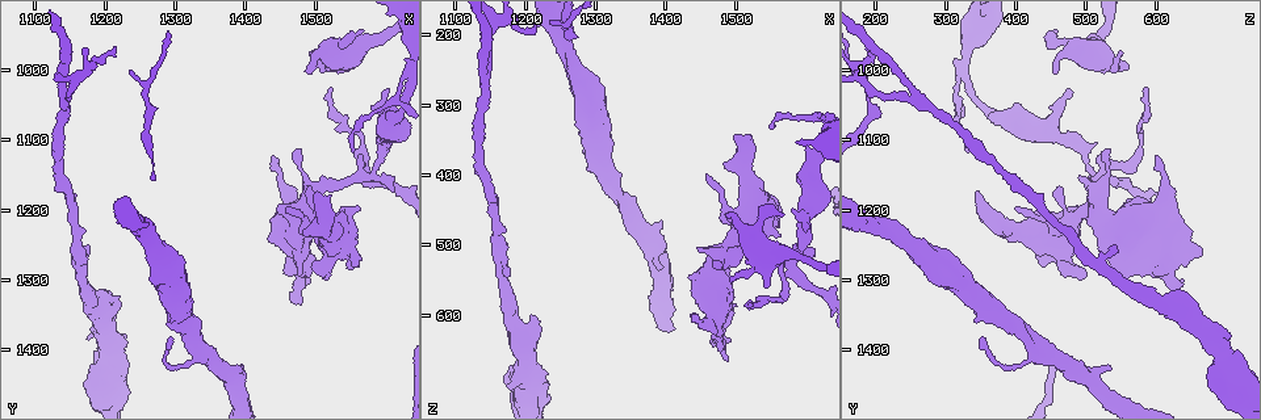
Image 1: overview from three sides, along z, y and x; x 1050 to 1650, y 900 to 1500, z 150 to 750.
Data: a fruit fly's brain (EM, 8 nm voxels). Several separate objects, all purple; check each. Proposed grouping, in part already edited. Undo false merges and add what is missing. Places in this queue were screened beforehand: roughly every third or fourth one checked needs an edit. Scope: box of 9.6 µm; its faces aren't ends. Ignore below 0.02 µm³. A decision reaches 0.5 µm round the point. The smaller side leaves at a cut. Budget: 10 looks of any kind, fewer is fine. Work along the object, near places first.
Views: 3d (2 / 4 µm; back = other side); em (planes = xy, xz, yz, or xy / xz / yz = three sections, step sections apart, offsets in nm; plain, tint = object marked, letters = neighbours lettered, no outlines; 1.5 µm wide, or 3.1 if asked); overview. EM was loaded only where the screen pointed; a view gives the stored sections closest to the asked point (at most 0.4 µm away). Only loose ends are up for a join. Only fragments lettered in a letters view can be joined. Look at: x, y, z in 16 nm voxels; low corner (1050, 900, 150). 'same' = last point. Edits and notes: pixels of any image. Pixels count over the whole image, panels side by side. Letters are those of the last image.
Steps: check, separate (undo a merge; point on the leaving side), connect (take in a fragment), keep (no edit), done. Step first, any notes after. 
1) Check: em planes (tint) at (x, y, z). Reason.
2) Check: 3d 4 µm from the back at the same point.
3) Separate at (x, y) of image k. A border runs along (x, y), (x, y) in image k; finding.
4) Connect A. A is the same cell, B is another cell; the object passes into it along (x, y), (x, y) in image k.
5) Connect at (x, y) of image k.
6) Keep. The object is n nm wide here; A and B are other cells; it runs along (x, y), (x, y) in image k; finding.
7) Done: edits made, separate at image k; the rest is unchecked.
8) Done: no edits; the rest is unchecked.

Check: em yz step 4 (letters) at (1465, 1335, 645). Free end.

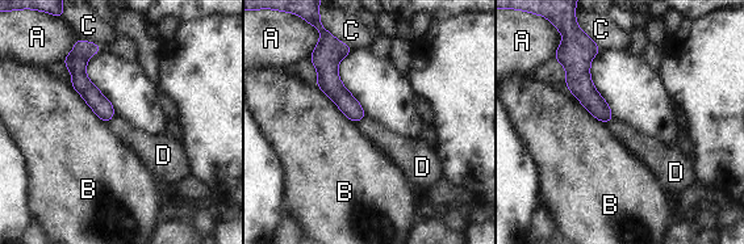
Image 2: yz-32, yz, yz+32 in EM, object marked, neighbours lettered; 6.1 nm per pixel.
Keep. A, B, C and D are other cells; it runs along (84, 55), (80, 83), (107, 117) in image 2; no lettered fragment goes on from it.

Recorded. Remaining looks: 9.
Check: em planes (tint) at (1555, 1115, 330). Tapers out.

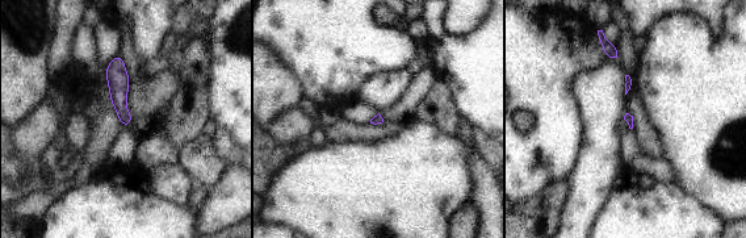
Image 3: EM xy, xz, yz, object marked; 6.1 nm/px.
Check: em planes (letters) at the same point.

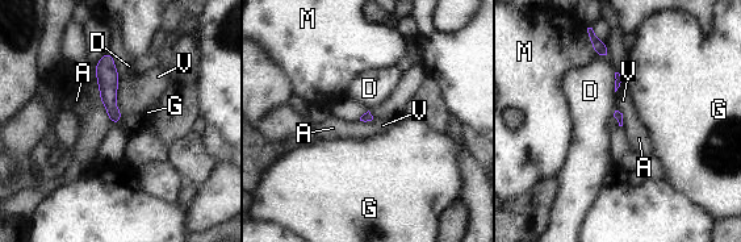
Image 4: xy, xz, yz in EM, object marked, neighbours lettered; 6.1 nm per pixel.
Keep. A, D, G, M and V are other cells; a border runs along (622, 113), (623, 125) in image 4; none of them fits.

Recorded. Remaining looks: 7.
Check: 3d 4 µm at (1600, 1115, 495). Thick turns thin.

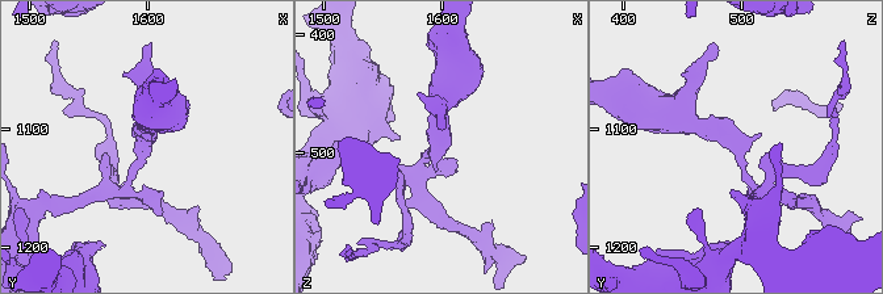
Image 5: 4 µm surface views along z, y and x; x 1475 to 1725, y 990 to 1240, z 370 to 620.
Check: em planes (letters) at (1596, 1110, 496).

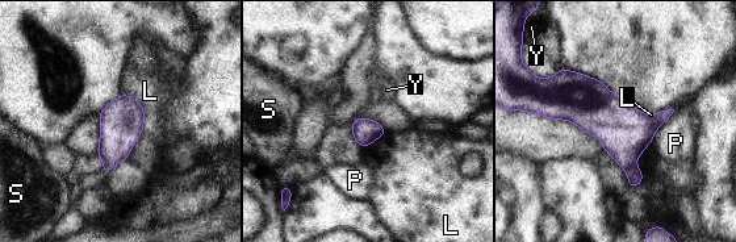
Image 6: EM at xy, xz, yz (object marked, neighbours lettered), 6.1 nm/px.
Separate at (624, 132) of image 6. The longest contact is with L, 280 nm; L, P, S and Y are other cells; a border runs along (635, 162), (626, 170) in image 6; two neurons meet here.

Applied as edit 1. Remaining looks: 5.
Check: overview. Redraw.

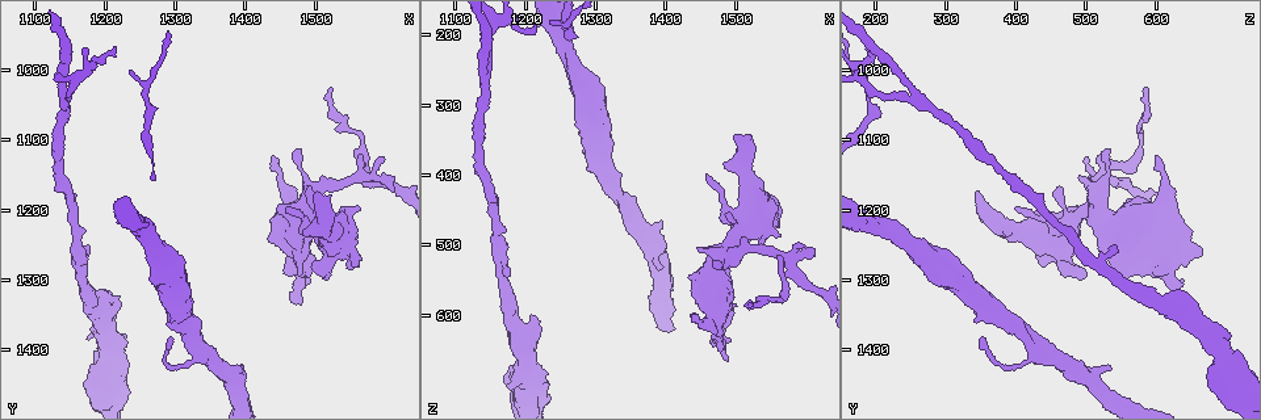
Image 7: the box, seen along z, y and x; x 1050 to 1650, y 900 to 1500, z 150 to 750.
Check: 3d 4 µm at (1440, 1125, 605).

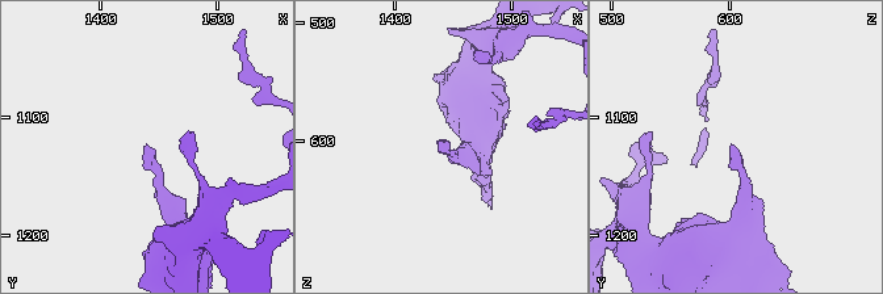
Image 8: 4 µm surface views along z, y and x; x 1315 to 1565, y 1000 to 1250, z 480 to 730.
Check: em xy step 8 (tint) at (1440, 1124, 600). Now the EM.

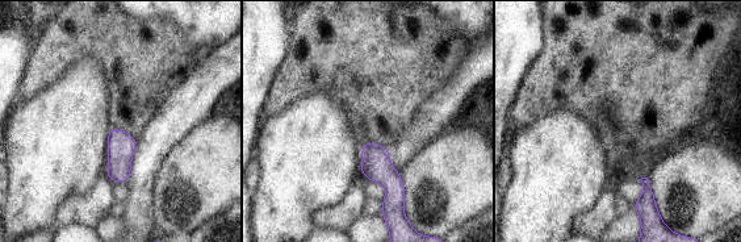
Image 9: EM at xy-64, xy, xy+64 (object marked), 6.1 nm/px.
Check: em planes (letters) at the same point. Another direction.

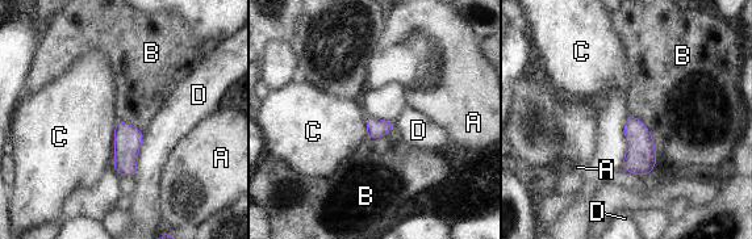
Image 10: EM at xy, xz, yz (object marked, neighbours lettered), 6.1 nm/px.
Keep. A, B, C and D are other cells; a border runs along (631, 114), (647, 129), (656, 163) in image 10; no lettered fragment goes on from it.

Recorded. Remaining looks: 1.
Done: edits made, separate at image 6; the rest is unchecked.

